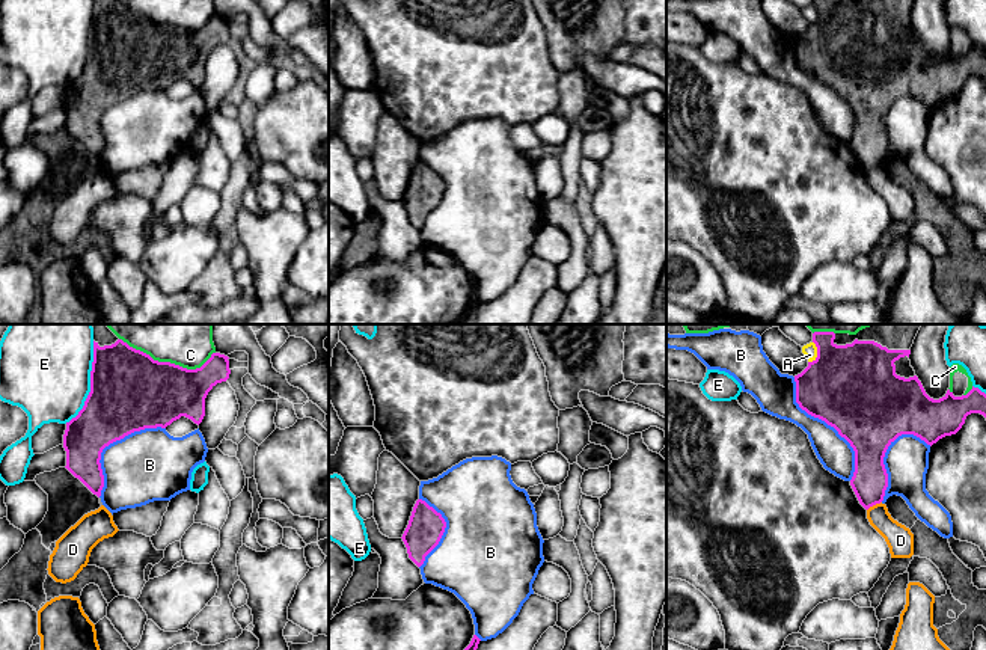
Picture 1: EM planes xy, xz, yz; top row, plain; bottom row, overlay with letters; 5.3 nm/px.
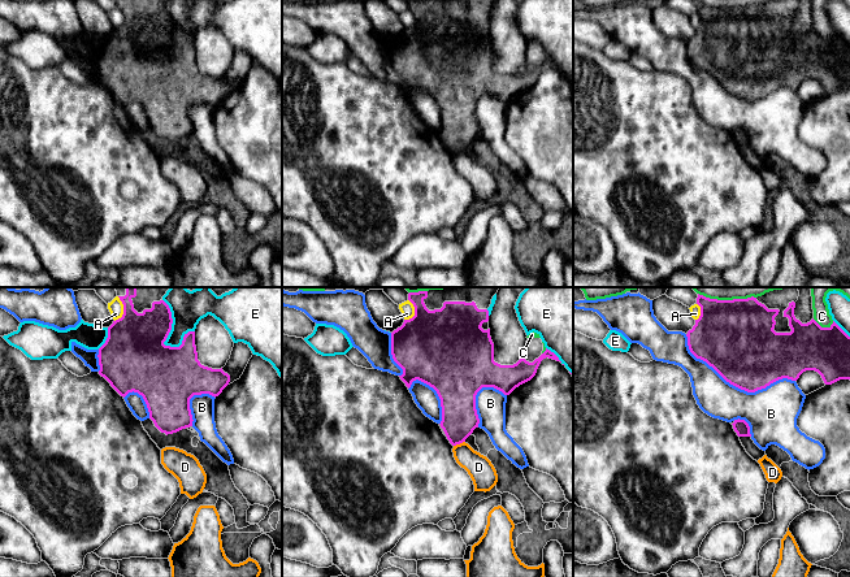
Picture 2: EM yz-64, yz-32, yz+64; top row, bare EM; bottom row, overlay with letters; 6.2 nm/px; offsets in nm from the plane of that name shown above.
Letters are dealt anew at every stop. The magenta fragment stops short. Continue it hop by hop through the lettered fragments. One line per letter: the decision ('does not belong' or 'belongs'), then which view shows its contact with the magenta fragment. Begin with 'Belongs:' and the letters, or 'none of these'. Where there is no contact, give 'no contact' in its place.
Belongs: none of these
A: does not belong | yz
B: does not belong | yz
C: does not belong | xy
D: does not belong | yz
E: does not belong | xy

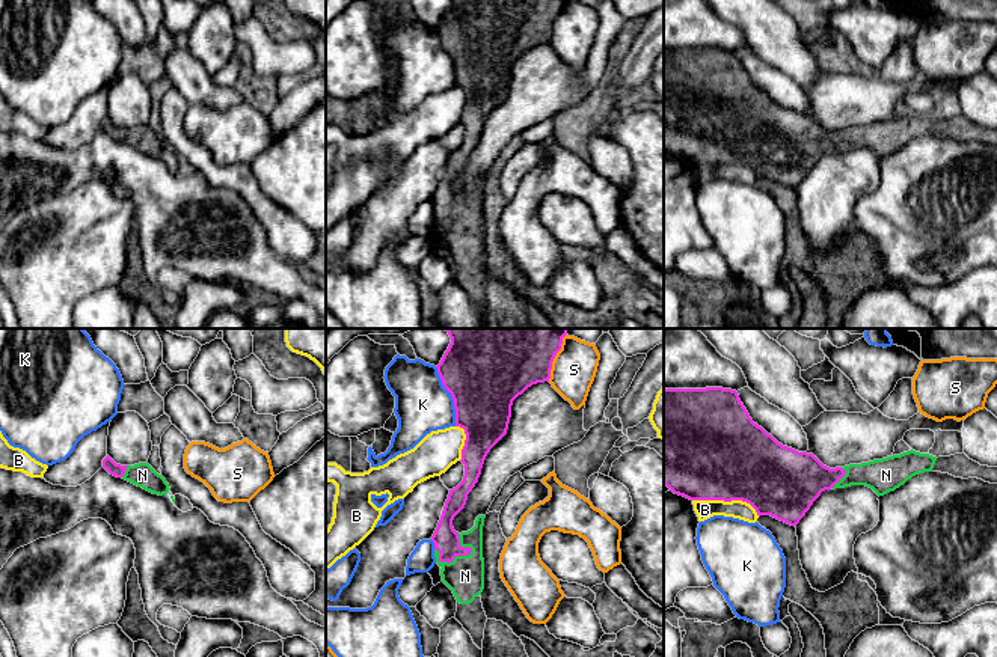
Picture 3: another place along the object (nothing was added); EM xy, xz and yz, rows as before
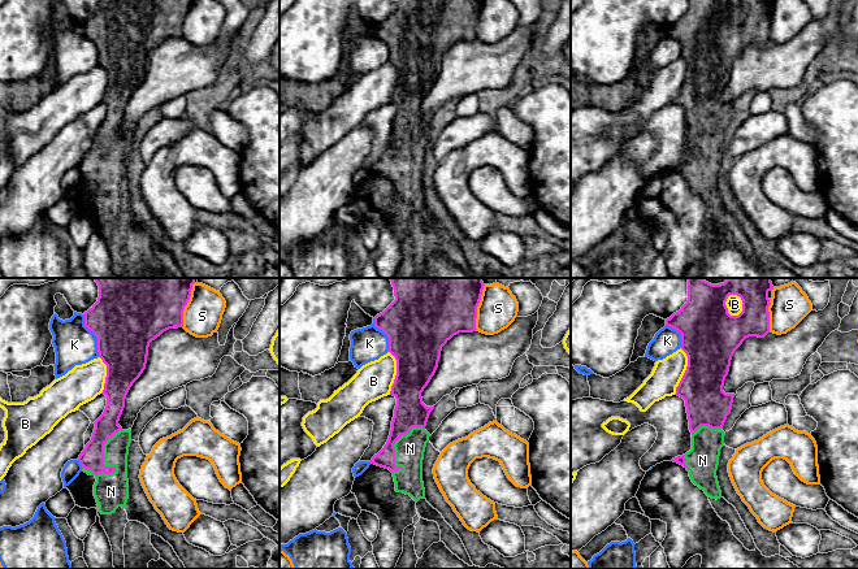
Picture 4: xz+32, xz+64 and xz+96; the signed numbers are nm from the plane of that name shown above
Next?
Belongs: N
B: does not belong | yz
K: does not belong | xz
N: belongs | xz
S: does not belong | xz

